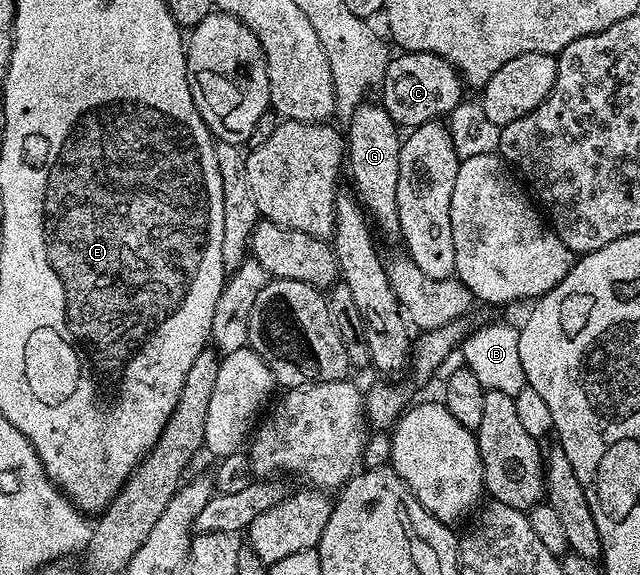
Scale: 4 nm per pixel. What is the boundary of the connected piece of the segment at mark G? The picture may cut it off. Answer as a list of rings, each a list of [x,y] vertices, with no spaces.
[[[366,101],[347,121],[347,171],[353,174],[353,187],[376,230],[394,241],[400,240],[399,225],[399,153],[402,136],[393,118],[377,101]]]

